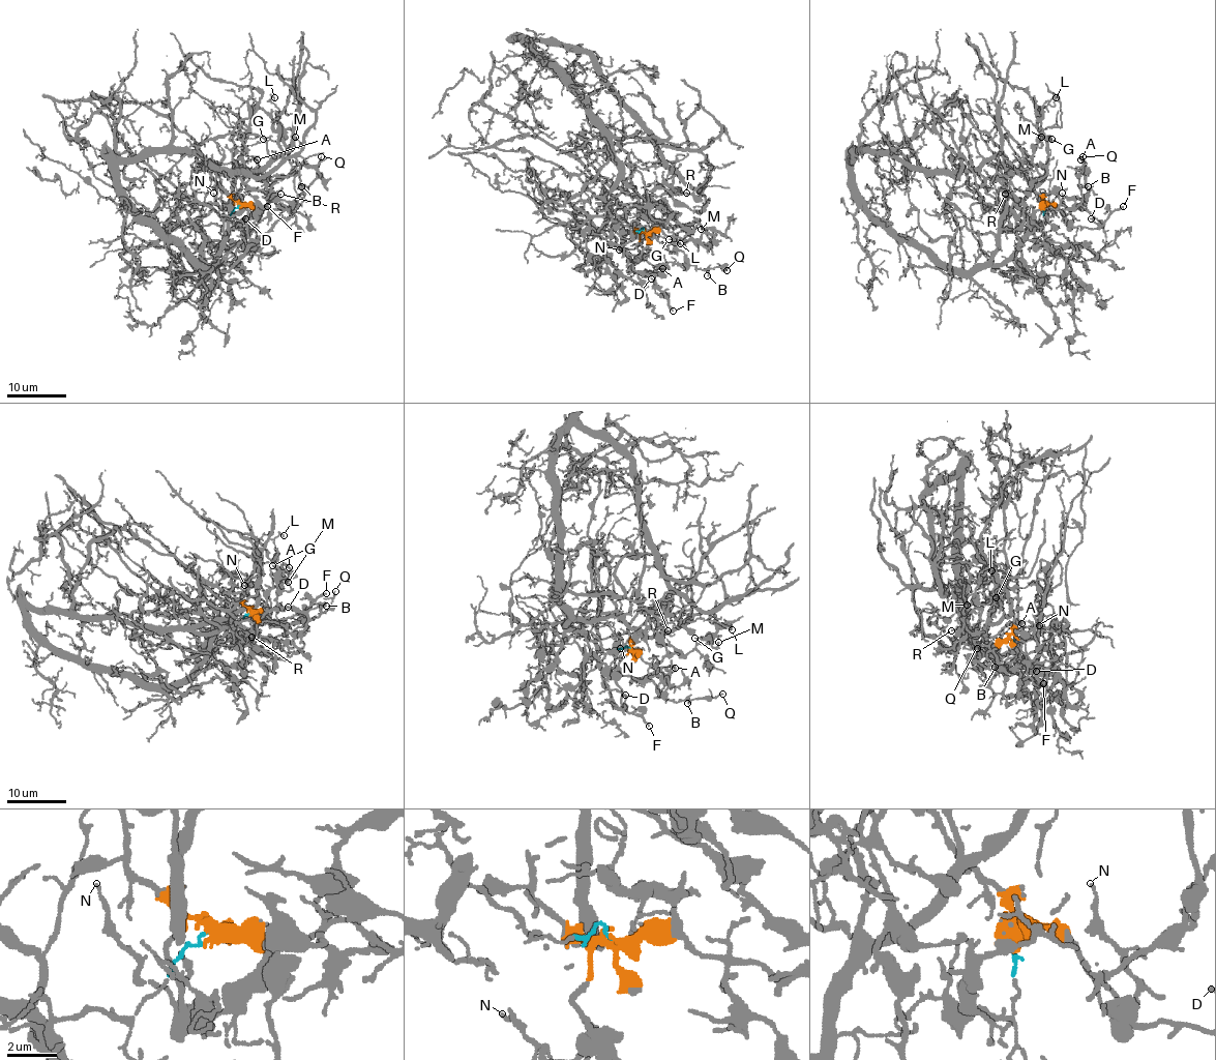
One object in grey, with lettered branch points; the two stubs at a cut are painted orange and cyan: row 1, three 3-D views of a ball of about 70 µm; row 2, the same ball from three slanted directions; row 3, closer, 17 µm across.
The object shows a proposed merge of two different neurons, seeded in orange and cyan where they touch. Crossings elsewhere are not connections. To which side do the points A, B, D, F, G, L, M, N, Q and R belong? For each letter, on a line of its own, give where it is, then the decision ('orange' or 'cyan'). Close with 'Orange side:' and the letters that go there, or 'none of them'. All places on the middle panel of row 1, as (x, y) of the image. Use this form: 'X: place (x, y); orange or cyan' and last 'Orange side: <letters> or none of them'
A: place (662, 268); orange
B: place (707, 275); orange
D: place (651, 278); orange
F: place (673, 311); orange
G: place (669, 239); orange
L: place (680, 243); orange
M: place (701, 229); orange
N: place (619, 249); orange
Q: place (727, 270); orange
R: place (686, 193); orange
Orange side: A, B, D, F, G, L, M, N, Q, R

